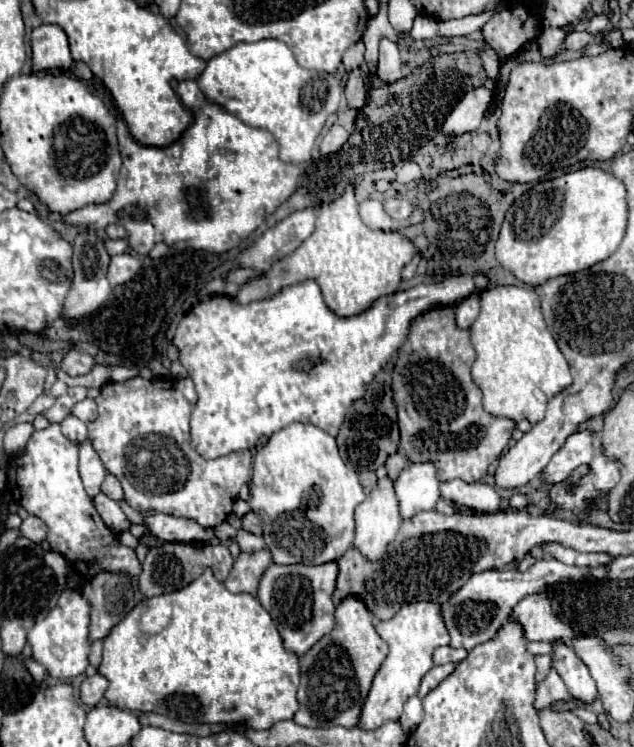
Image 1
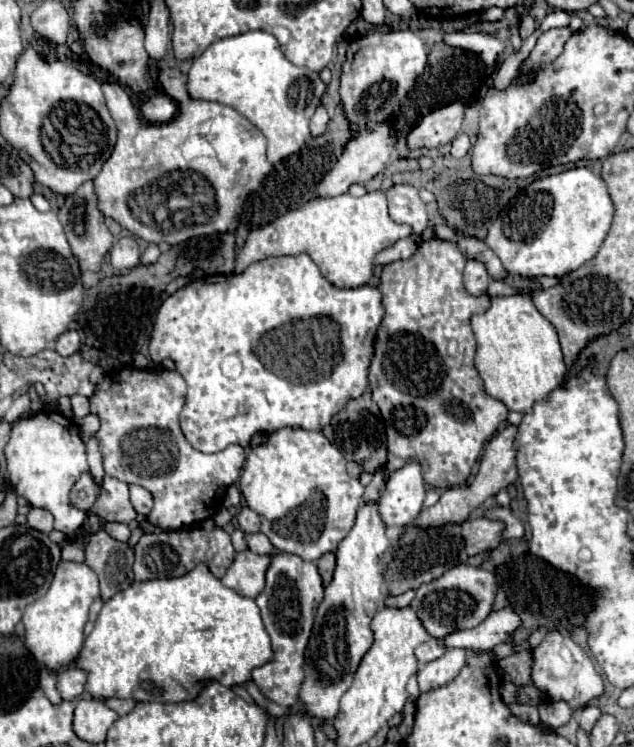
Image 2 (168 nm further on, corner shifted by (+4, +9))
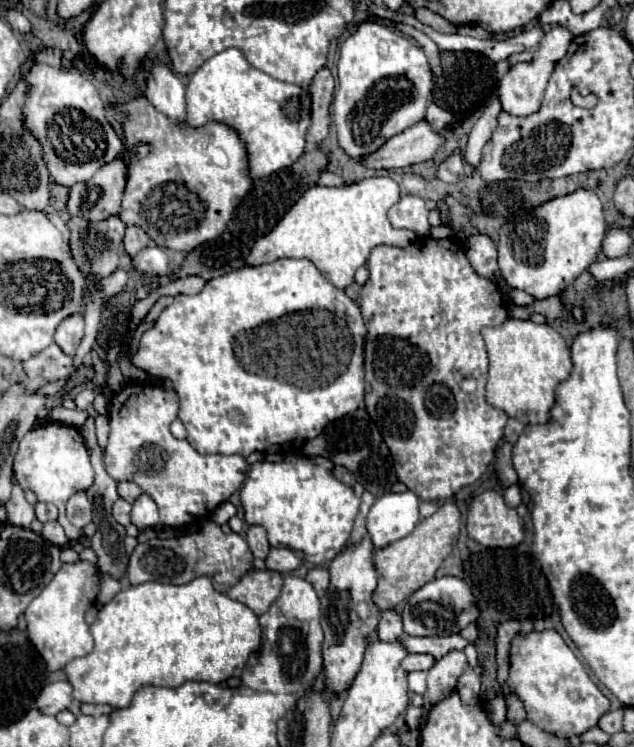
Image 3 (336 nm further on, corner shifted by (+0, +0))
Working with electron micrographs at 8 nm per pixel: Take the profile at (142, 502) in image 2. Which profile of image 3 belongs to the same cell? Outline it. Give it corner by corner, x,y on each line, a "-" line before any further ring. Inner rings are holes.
117,482
117,492
121,498
125,498
131,504
141,494
141,488
135,482

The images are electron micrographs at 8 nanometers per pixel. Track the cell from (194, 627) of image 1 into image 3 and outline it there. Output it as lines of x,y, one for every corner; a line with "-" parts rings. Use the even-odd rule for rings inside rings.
199,576
183,586
145,582
123,588
99,610
95,622
89,626
89,632
95,640
93,652
69,662
65,666
65,674
73,686
73,700
87,704
109,704
111,708
129,706
133,694
141,686
149,684
177,688
187,680
219,684
227,678
239,678
249,654
257,652
261,642
261,626
253,610
237,600
231,600
227,594
217,592
211,586
211,580
205,576

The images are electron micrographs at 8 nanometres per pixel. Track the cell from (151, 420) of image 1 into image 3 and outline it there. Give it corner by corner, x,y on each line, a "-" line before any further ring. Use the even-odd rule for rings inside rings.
127,386
121,390
109,406
109,420
111,420
111,432
109,432
109,442
105,448
105,466
109,476
115,480
133,480
143,492
153,496
153,500
159,506
161,514
161,524
165,526
183,526
193,522
199,516
211,514
221,502
227,502
237,488
243,486
245,474
249,464
245,462
243,456
225,456
225,454
215,454
215,456
203,456
195,448
191,448
189,442
177,440
169,432
169,424
177,418
179,412
179,398
173,390
163,390
163,388
147,388
143,394
135,386

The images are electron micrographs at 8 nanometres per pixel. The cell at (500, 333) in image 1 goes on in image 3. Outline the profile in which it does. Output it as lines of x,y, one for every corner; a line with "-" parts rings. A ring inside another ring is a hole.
509,318
501,326
481,330
489,354
485,398
491,406
523,424
545,424
555,404
555,388
569,378
573,368
565,340
547,324

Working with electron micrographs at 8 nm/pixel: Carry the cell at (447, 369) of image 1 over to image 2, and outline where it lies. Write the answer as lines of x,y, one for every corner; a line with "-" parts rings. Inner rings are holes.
429,239
407,261
385,265
381,277
381,293
385,305
385,319
375,339
375,359
369,369
369,383
373,401
379,405
387,427
389,471
403,467
407,461
417,459
423,465
425,483
437,489
465,485
467,477
489,439
497,433
499,425
507,421
507,407
489,397
483,389
479,373
473,365
475,337
469,327
469,317
489,307
489,297
473,297
463,289
465,257
453,243

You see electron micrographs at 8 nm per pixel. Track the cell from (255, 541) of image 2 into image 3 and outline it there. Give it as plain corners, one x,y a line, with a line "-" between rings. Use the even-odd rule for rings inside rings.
271,548
271,552
269,552
265,562
267,562
269,570
281,572
281,574
289,574
289,572
297,570
303,564
301,558
297,558
295,552
287,550
287,548

